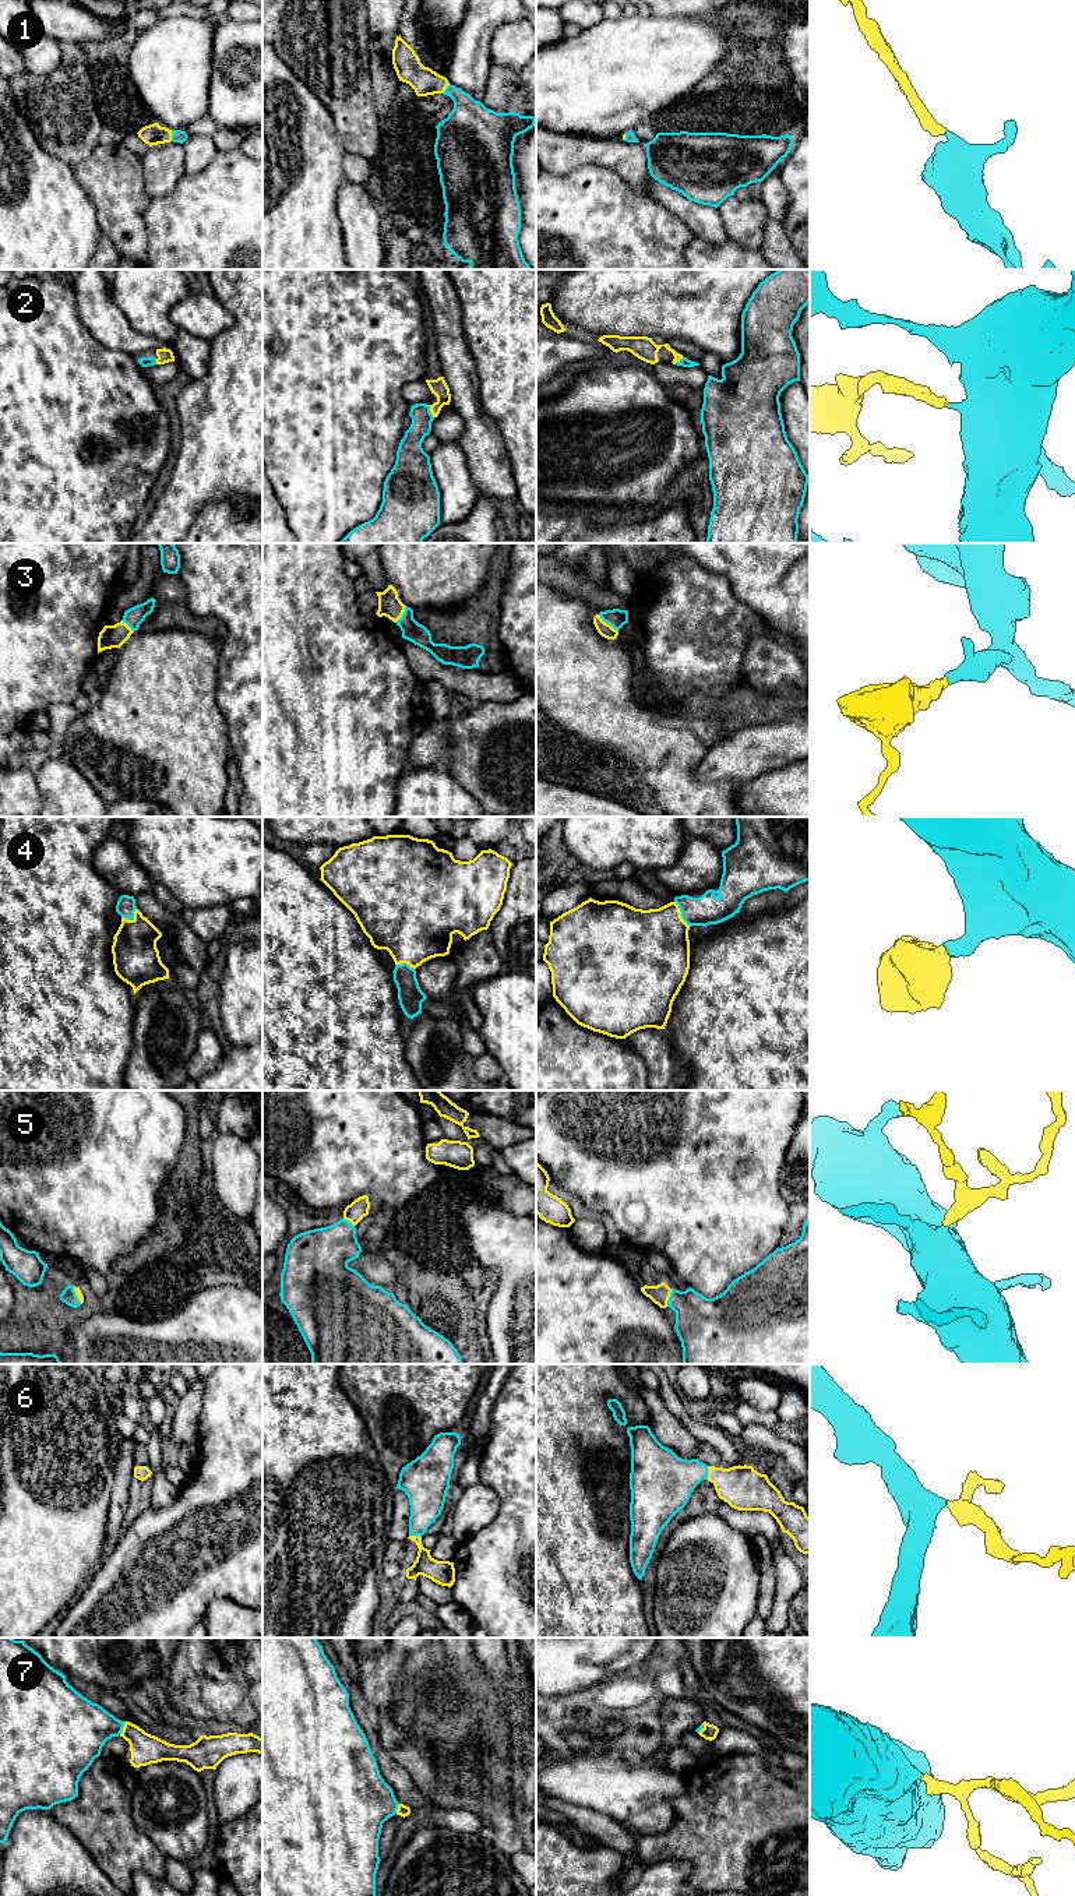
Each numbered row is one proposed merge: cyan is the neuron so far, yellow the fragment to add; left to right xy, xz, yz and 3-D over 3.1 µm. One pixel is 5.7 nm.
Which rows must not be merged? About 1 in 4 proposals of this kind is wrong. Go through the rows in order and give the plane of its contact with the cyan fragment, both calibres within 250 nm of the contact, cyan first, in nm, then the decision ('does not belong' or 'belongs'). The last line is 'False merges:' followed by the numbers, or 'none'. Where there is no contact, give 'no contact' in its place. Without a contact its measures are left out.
1: contact in xy; calibres 70 and 120 nm; belongs
2: contact in xz; calibres 140 and 100 nm; belongs
3: contact in yz; calibres 110 and 80 nm; belongs
4: contact in yz; calibres 170 and 420 nm; belongs
5: contact in yz; calibres 320 and 110 nm; belongs
6: contact in yz; calibres 320 and 240 nm; belongs
7: contact in xy; calibres 340 and 170 nm; belongs
False merges: none

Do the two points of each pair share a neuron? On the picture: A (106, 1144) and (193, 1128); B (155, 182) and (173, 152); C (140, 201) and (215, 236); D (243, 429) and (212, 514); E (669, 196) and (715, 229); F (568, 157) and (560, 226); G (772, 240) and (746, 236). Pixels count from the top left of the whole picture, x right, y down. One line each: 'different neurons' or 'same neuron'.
A: different neurons
B: same neuron
C: different neurons
D: different neurons
E: same neuron
F: different neurons
G: different neurons

